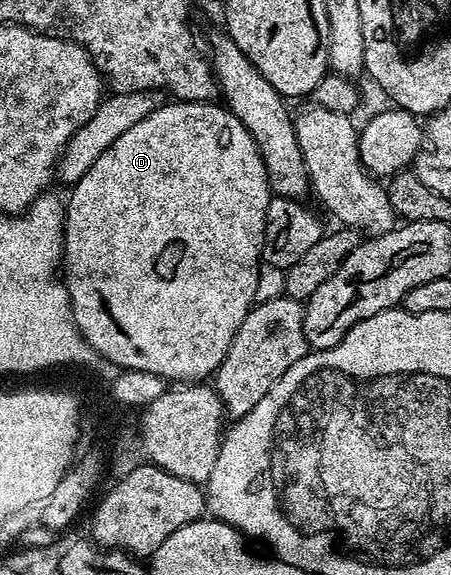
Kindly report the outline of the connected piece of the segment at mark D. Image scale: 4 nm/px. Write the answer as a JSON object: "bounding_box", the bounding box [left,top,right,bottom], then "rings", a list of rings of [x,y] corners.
{"bounding_box":[63,100,271,384],"rings":[[[173,100],[170,101],[170,103],[170,106],[163,106],[163,104],[158,105],[149,115],[143,117],[143,120],[132,125],[131,128],[127,129],[127,132],[123,132],[123,134],[119,136],[97,160],[95,160],[91,168],[88,168],[86,174],[71,186],[65,208],[63,281],[66,288],[69,289],[73,319],[79,328],[81,336],[87,340],[87,344],[91,344],[91,348],[95,348],[95,352],[100,354],[102,358],[107,359],[108,362],[113,362],[121,370],[149,372],[173,384],[197,384],[202,380],[208,379],[205,378],[208,374],[209,377],[216,375],[219,364],[223,364],[223,356],[227,356],[227,348],[231,348],[231,340],[235,340],[235,332],[239,332],[239,324],[243,324],[243,320],[248,316],[251,307],[255,303],[255,284],[259,284],[259,272],[257,270],[263,265],[261,245],[265,239],[265,221],[267,220],[267,208],[269,207],[271,191],[269,189],[269,181],[267,180],[267,168],[259,156],[259,148],[255,144],[251,132],[247,132],[247,128],[243,128],[243,124],[228,108],[221,104],[213,106],[217,104],[214,104],[212,101],[182,102],[180,100]]]}

